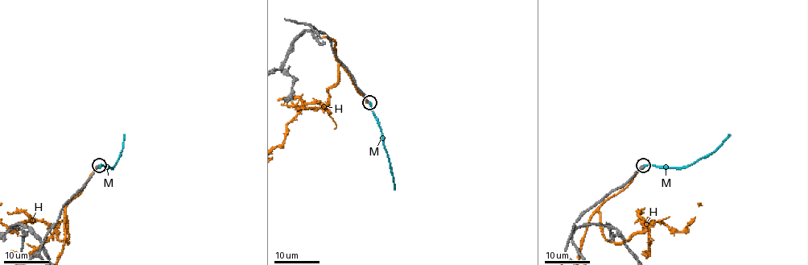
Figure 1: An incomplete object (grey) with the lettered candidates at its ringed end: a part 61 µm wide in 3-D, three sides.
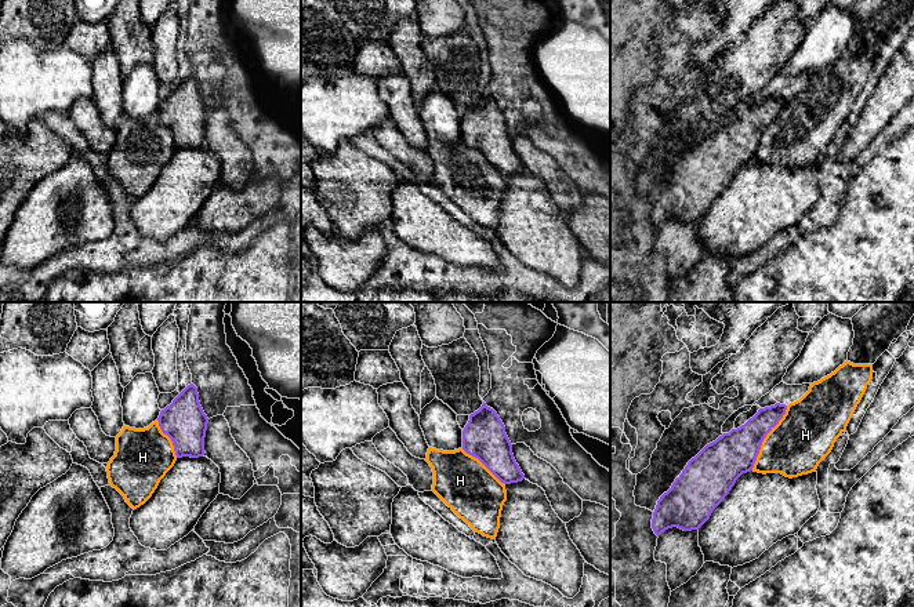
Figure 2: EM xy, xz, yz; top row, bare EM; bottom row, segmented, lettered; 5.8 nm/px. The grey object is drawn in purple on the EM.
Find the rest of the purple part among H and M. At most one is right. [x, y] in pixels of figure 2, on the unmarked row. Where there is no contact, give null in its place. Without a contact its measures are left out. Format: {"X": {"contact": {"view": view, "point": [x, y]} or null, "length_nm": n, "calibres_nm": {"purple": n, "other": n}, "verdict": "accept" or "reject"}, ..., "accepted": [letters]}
{"H": {"contact": {"view": "yz", "point": [765, 127]}, "length_nm": 440, "calibres_nm": {"purple": 260, "other": 340}, "verdict": "reject"}, "M": {"contact": null, "verdict": "reject"}, "accepted": []}

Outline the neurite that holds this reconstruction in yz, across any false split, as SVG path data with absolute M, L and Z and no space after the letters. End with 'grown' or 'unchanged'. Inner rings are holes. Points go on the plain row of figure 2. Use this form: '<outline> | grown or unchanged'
M780 94L759 99L744 116L723 124L692 149L657 192L652 210L654 225L659 228L672 218L699 221L736 171L752 161L764 130L786 101Z | unchanged

